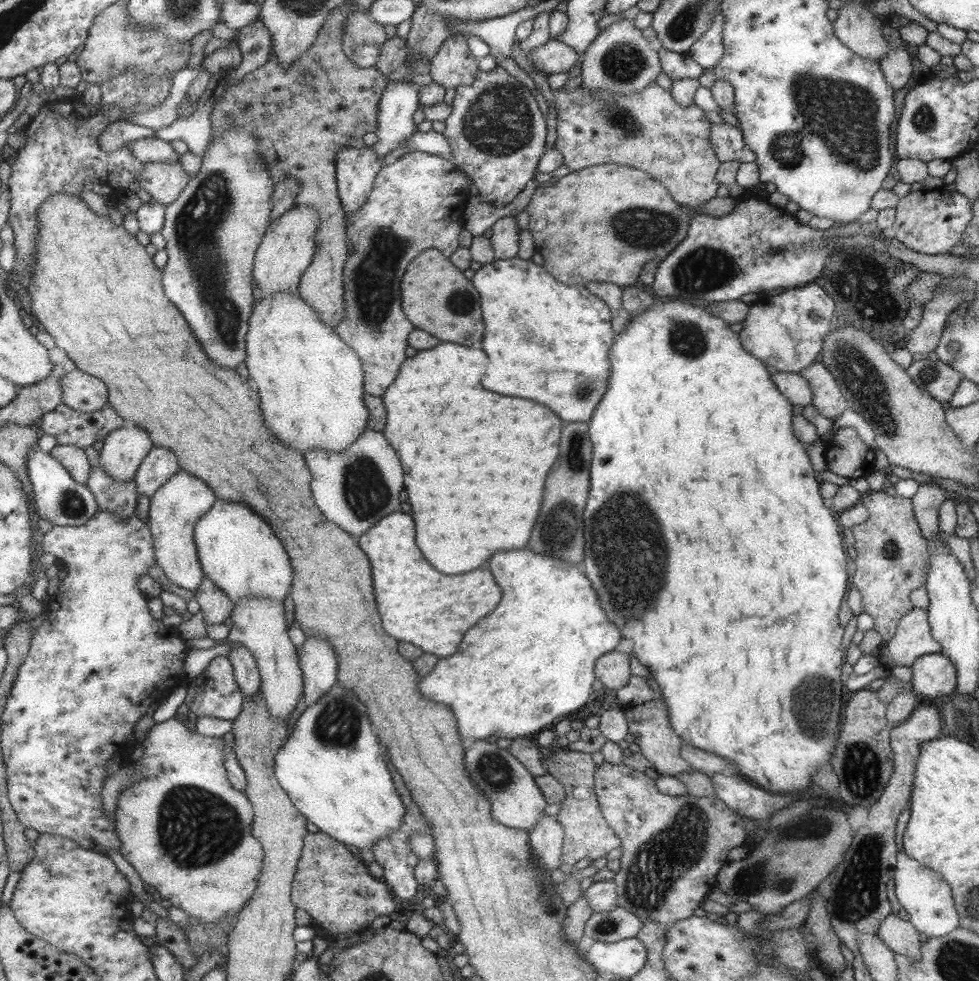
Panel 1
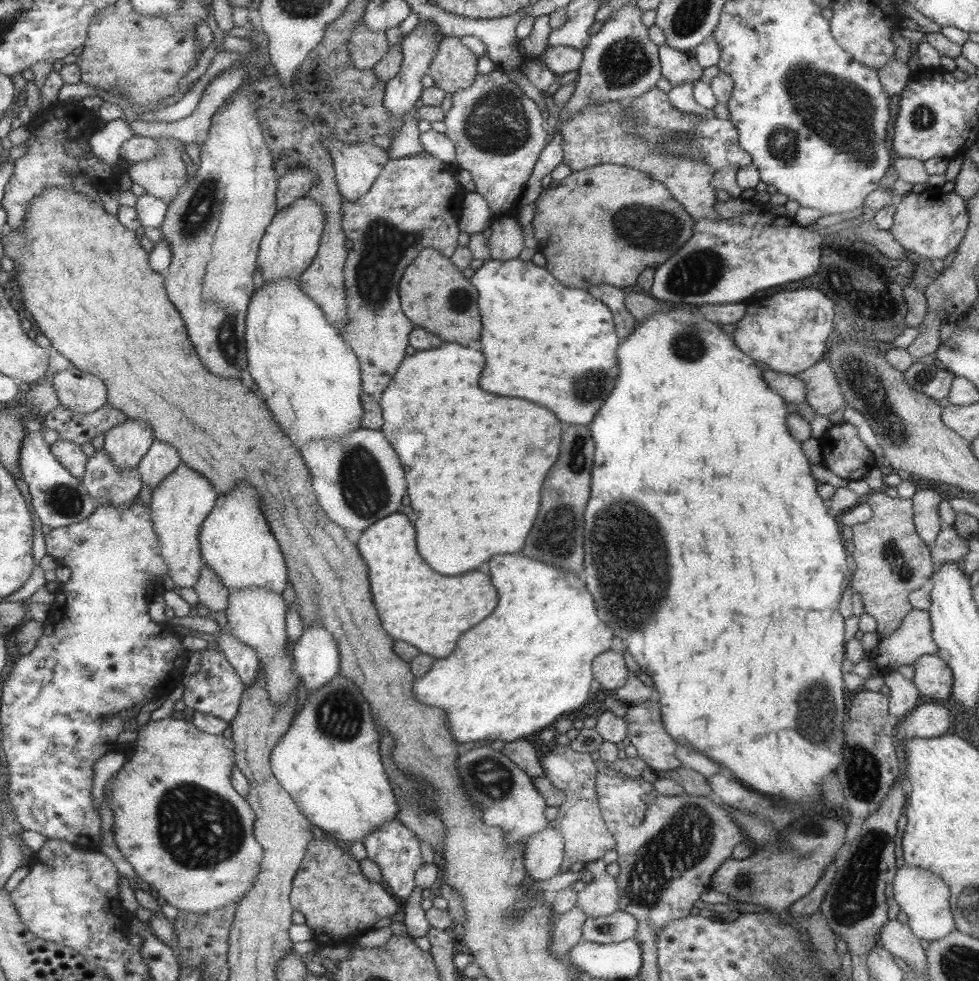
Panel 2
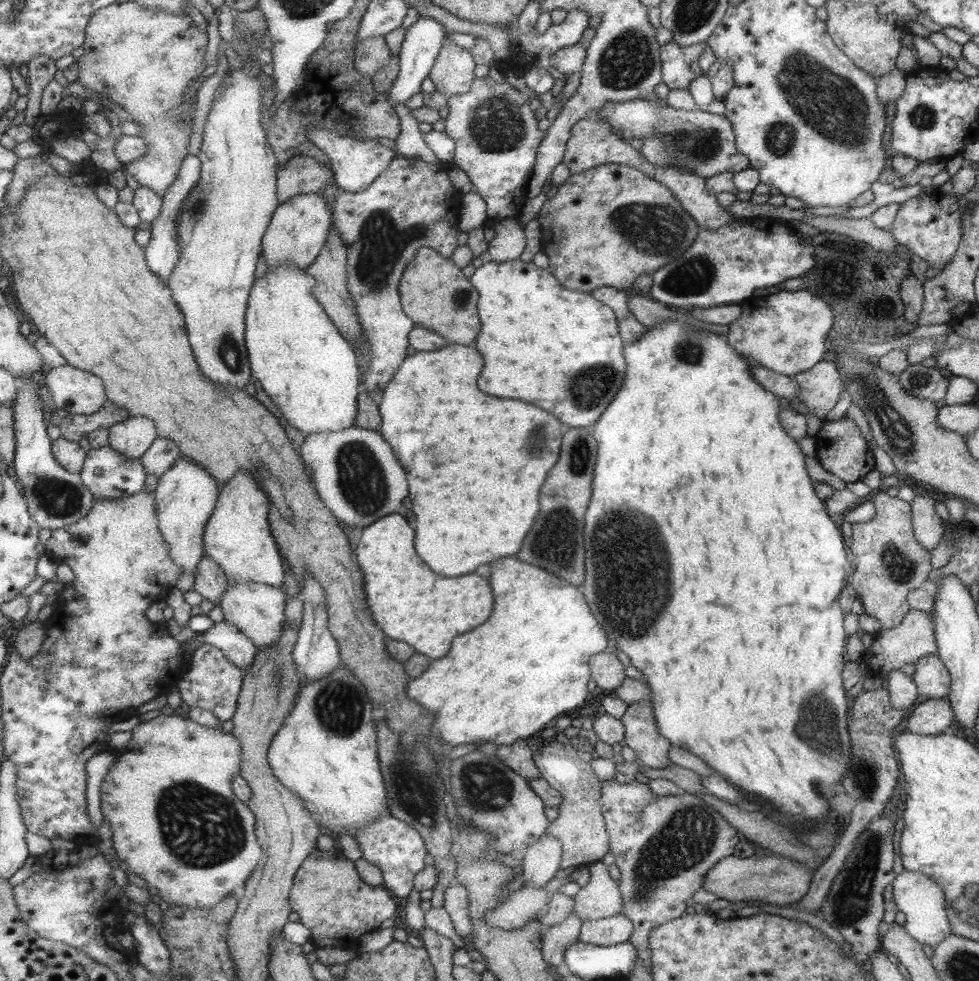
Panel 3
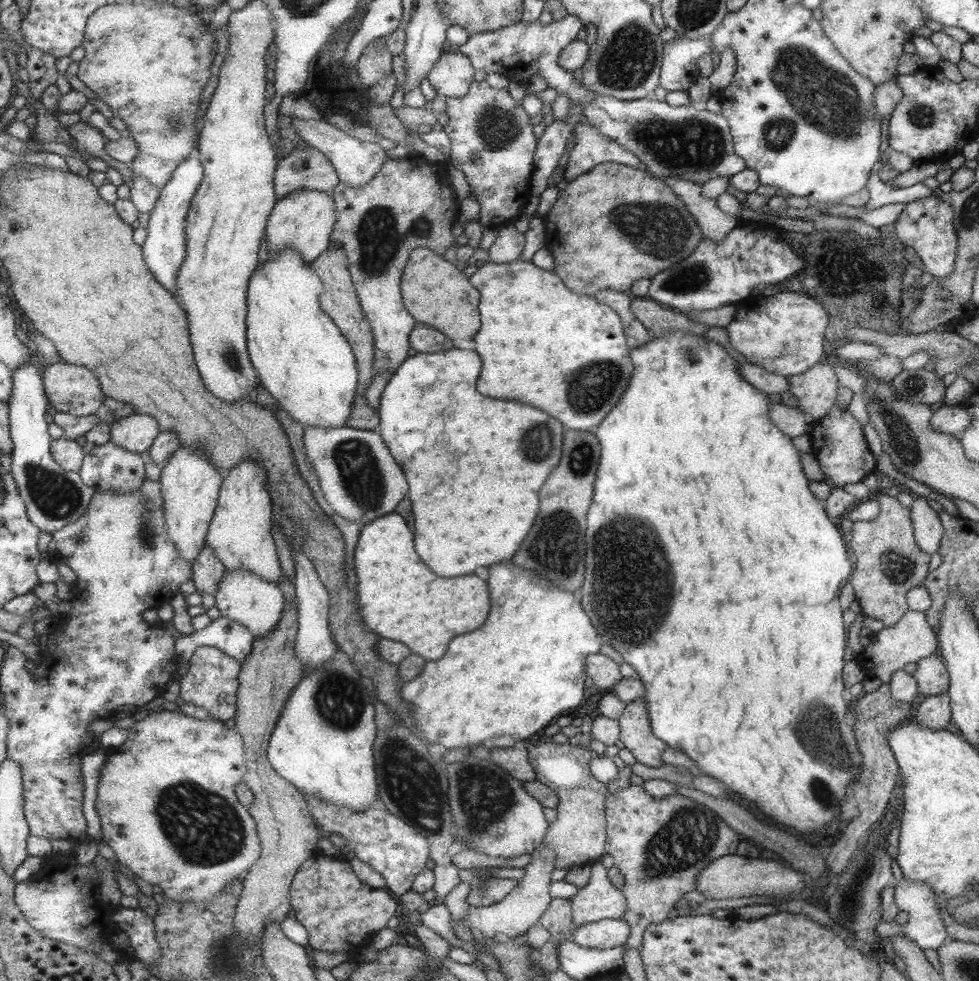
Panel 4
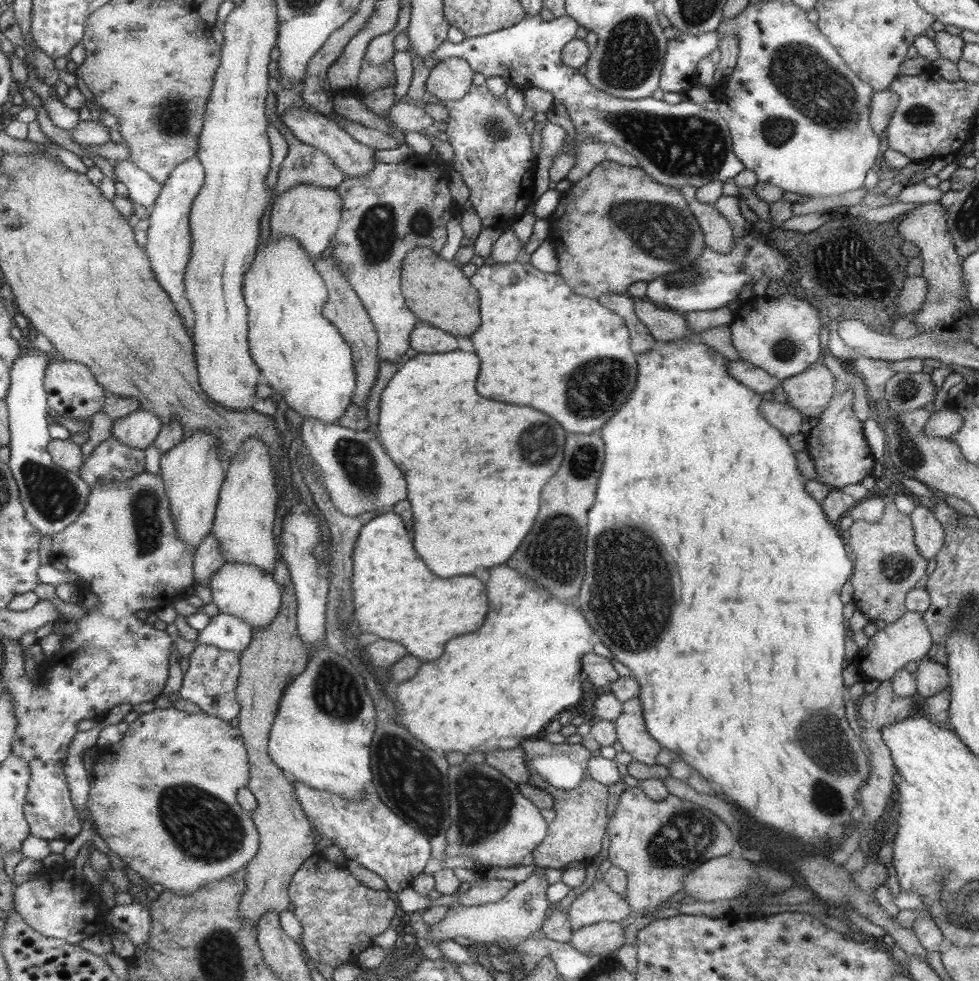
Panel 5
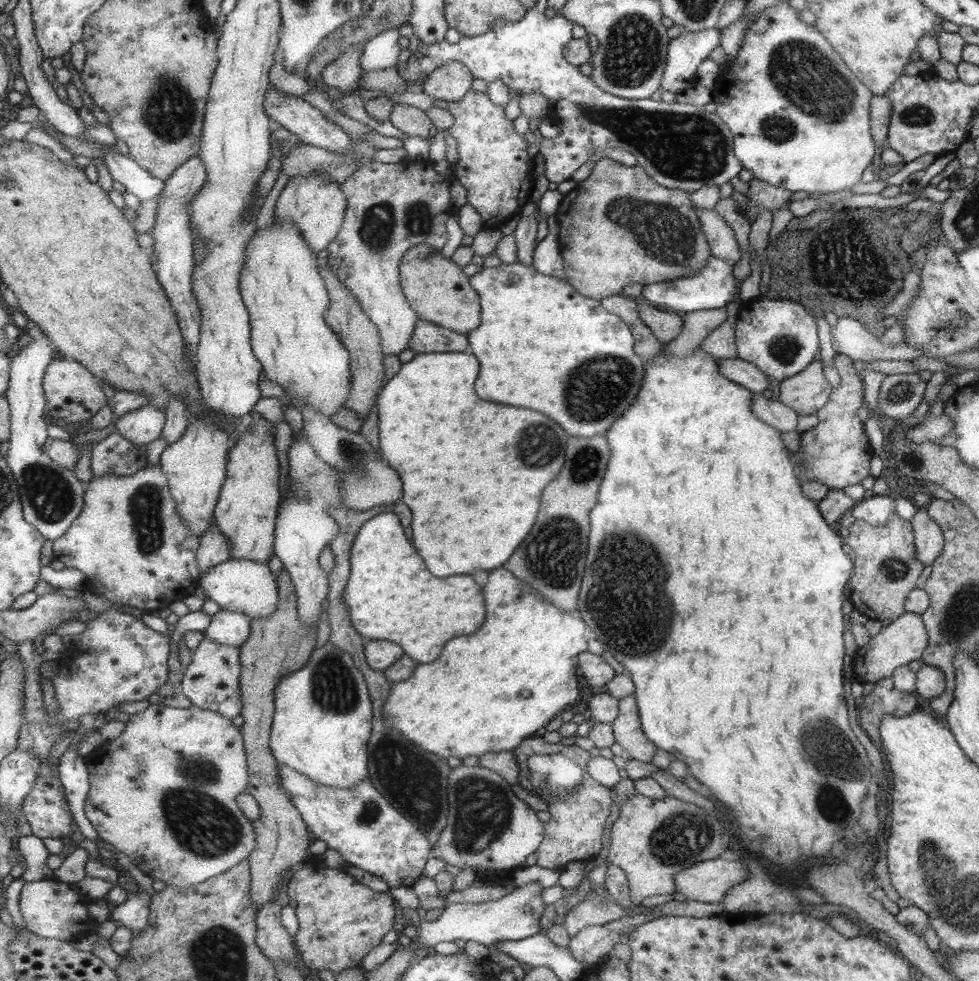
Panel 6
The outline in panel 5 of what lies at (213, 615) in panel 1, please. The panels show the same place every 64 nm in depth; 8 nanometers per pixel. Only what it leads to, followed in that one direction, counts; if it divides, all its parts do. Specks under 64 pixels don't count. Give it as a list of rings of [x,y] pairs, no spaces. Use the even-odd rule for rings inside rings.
[[[210,533],[202,542],[199,542],[193,552],[192,568],[195,584],[207,587],[213,574],[216,574],[224,564],[225,559],[221,554],[220,543]]]

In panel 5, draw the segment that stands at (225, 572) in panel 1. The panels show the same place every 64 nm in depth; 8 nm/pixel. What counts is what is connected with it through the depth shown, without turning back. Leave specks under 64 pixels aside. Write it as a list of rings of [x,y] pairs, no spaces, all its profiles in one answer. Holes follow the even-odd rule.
[[[249,438],[241,450],[226,464],[227,475],[220,486],[220,498],[216,504],[211,536],[220,543],[225,563],[245,563],[274,574],[277,558],[275,540],[271,534],[275,518],[275,488],[273,488],[272,456],[269,448],[259,438]]]

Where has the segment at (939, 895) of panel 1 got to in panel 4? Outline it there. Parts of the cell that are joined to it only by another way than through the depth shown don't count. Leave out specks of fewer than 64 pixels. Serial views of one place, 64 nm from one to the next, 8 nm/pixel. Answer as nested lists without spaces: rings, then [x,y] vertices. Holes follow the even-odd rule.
[[[901,879],[898,886],[894,887],[894,903],[899,911],[907,912],[909,918],[905,924],[879,924],[877,926],[876,936],[885,937],[892,936],[891,934],[905,935],[909,940],[913,940],[915,944],[921,949],[931,948],[931,950],[937,950],[941,944],[947,940],[945,934],[945,925],[941,921],[941,912],[935,905],[935,895],[933,895],[933,889],[925,882],[921,881],[907,881],[907,879]]]

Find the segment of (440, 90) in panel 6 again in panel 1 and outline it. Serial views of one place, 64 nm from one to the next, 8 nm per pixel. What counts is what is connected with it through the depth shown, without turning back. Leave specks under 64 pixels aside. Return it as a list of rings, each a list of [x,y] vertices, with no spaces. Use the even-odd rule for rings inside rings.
[[[461,34],[449,37],[429,61],[429,75],[443,89],[455,89],[472,84],[476,75],[477,57],[469,50]]]

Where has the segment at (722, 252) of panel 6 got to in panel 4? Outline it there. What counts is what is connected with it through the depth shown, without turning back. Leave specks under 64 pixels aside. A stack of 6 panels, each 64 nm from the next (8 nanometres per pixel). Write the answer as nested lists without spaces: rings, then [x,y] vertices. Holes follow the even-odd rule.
[[[679,177],[659,178],[680,196],[688,213],[699,224],[704,239],[718,243],[739,224],[739,219],[729,216],[717,208],[715,200],[701,197],[701,183],[679,179]]]

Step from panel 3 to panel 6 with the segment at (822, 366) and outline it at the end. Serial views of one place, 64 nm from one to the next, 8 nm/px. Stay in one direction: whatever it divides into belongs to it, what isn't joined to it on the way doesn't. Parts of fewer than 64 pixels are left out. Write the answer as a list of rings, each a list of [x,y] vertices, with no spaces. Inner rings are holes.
[[[819,360],[805,366],[800,373],[783,379],[779,384],[779,402],[793,409],[799,416],[816,414],[828,404],[829,384],[821,374]]]

